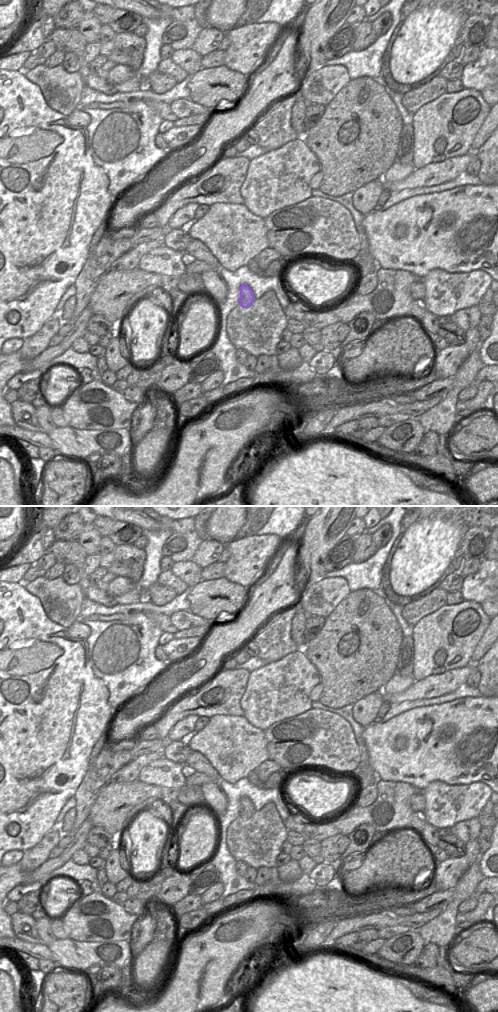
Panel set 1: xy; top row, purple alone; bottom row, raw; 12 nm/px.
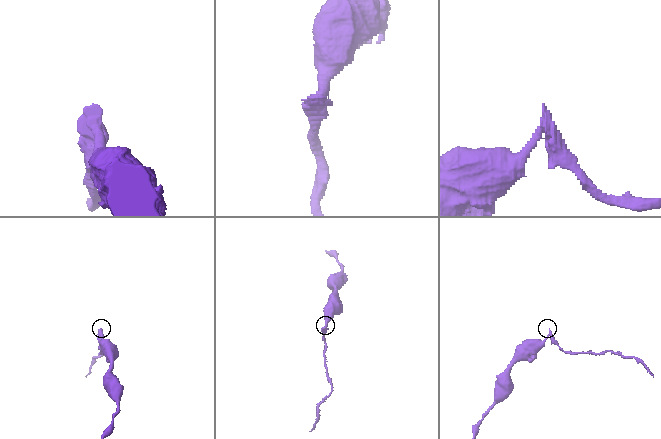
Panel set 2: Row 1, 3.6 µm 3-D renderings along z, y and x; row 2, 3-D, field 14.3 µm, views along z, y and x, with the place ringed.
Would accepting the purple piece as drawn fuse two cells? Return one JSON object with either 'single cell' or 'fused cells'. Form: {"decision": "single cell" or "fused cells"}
{"decision": "fused cells"}

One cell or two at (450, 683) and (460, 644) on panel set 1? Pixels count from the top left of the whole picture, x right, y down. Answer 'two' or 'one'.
two

